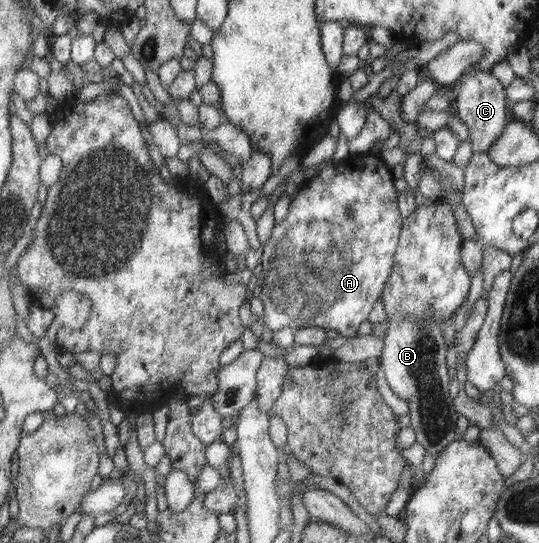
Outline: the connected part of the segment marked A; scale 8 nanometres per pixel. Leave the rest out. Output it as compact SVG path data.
M368 153L349 154L340 161L334 161L332 166L322 168L314 177L306 180L299 187L291 190L291 203L288 208L288 215L273 227L271 237L263 246L261 256L262 271L260 272L260 283L256 289L257 294L264 304L264 322L272 332L292 328L295 331L306 327L322 327L324 330L334 330L340 336L352 338L357 334L357 330L362 322L365 322L372 312L374 303L381 298L382 290L386 286L388 278L392 273L392 263L394 263L394 254L398 247L400 232L402 229L402 217L396 205L398 191L394 187L394 178L390 169L380 161L380 157L368 157Z

